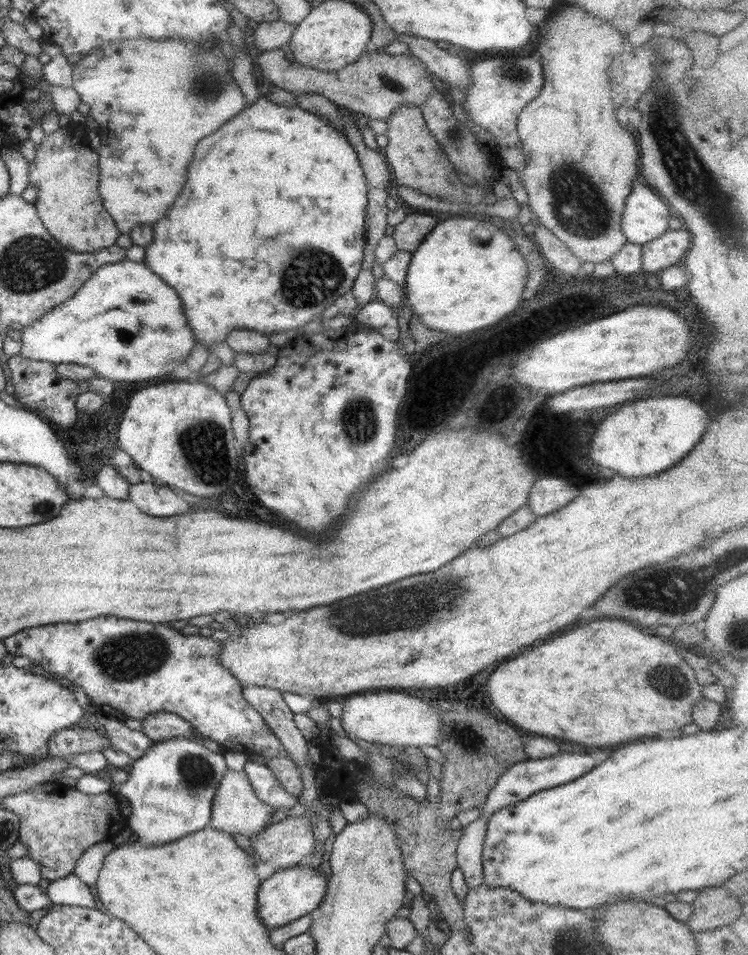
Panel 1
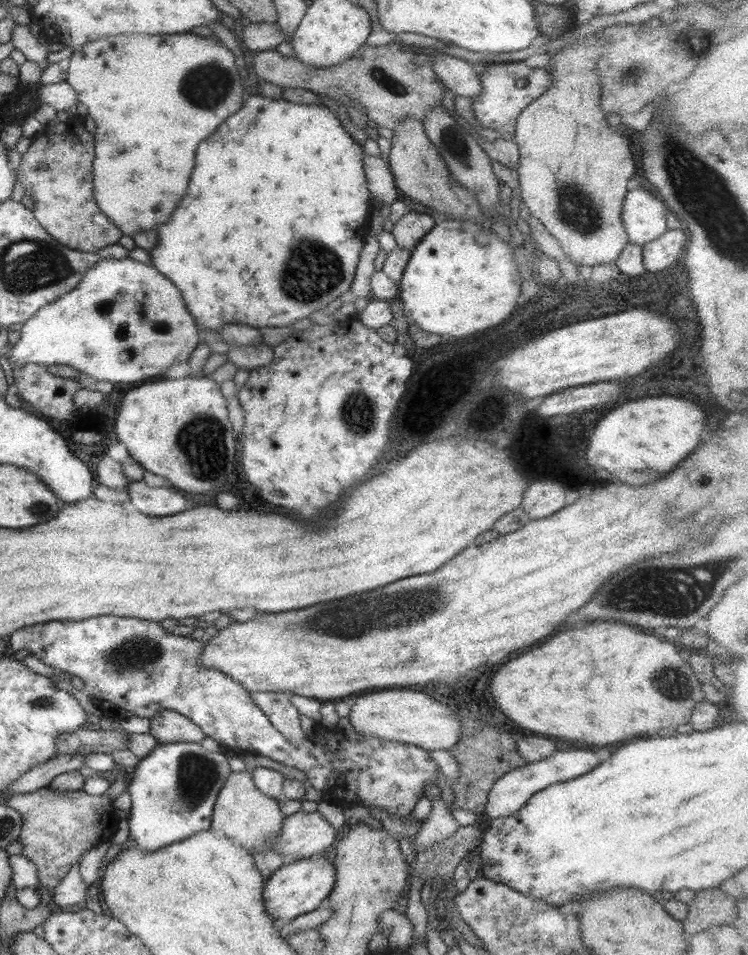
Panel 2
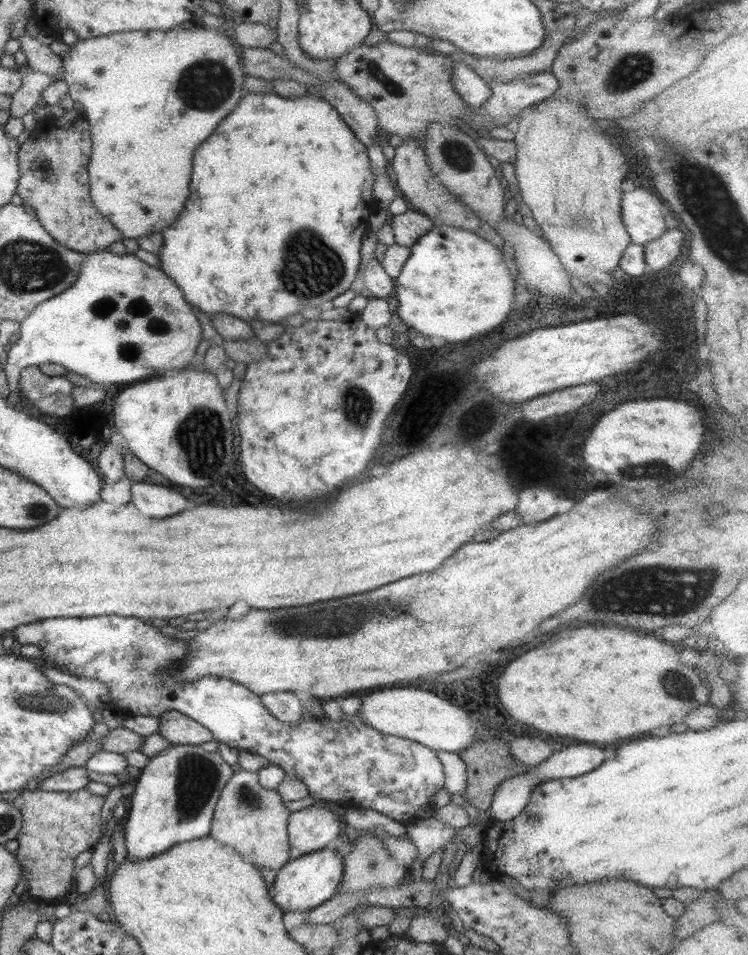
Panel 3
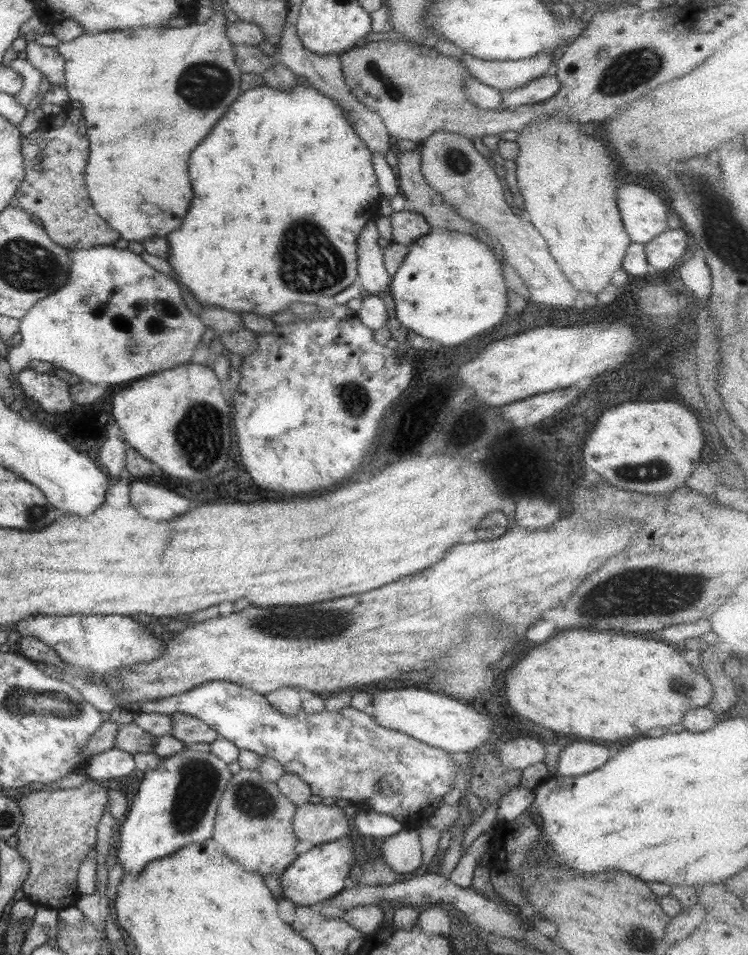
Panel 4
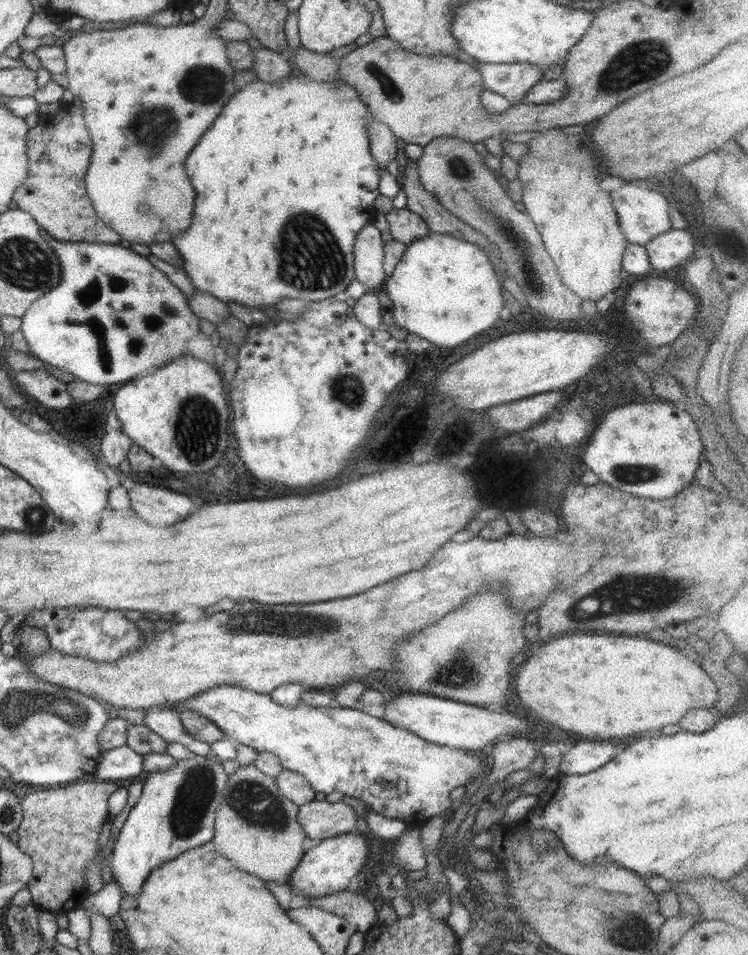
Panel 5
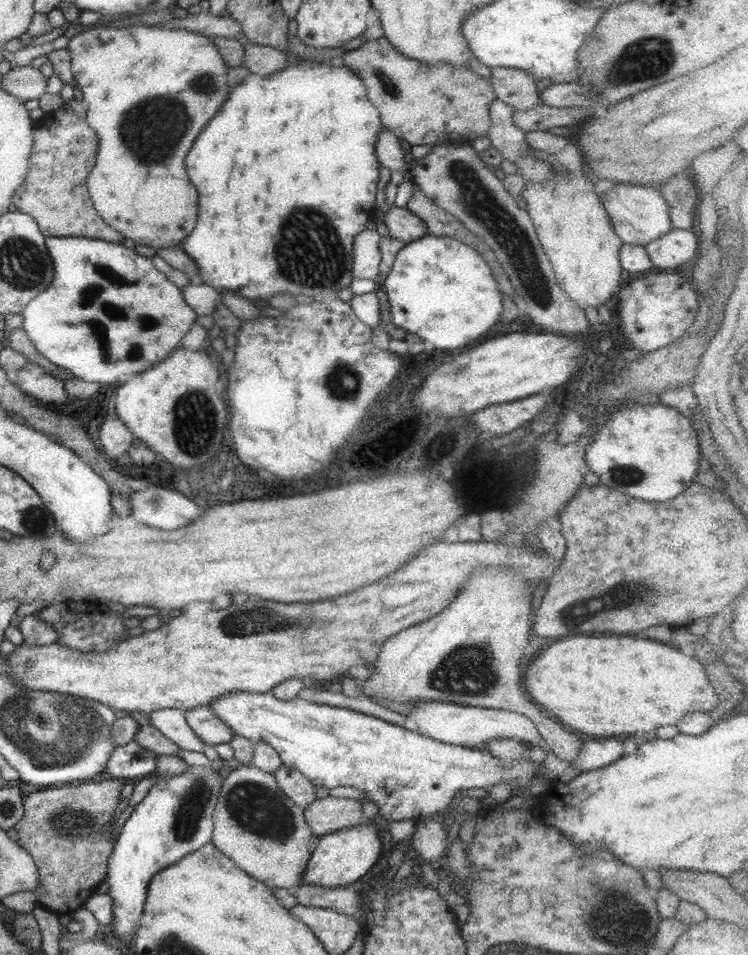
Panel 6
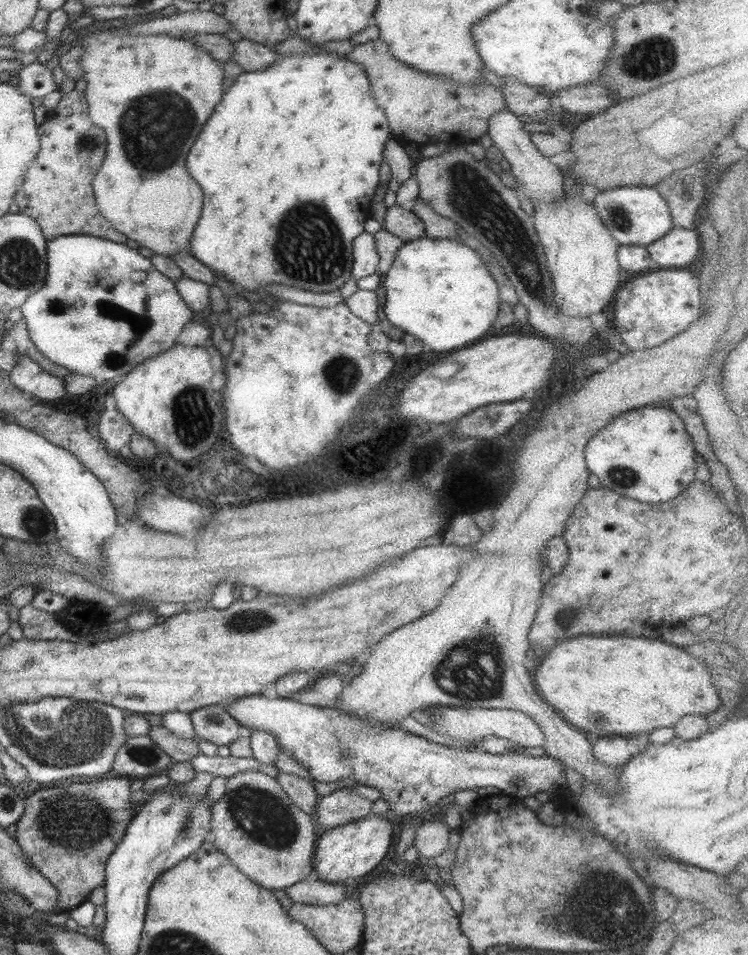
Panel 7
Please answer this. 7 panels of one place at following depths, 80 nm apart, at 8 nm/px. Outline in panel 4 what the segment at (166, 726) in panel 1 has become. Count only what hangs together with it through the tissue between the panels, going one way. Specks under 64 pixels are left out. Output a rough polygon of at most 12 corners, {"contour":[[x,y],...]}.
{"contour":[[170,714],[170,736],[185,746],[210,744],[217,733],[189,714]]}

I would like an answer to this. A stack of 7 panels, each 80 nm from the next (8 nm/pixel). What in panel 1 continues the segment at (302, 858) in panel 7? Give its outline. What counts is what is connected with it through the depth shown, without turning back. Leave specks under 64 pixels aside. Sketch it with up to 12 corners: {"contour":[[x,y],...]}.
{"contour":[[227,769],[207,826],[247,838],[273,809],[255,797],[244,771]]}

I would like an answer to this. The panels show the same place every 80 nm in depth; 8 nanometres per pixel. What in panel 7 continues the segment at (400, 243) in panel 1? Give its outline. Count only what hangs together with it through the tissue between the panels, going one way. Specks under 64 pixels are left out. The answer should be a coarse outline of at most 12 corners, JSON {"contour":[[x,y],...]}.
{"contour":[[387,207],[383,226],[403,244],[424,237],[408,208]]}

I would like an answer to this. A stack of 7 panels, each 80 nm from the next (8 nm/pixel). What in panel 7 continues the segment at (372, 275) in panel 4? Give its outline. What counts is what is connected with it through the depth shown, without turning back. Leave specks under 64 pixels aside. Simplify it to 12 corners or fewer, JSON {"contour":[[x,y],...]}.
{"contour":[[361,232],[352,243],[353,278],[378,274],[373,235]]}

